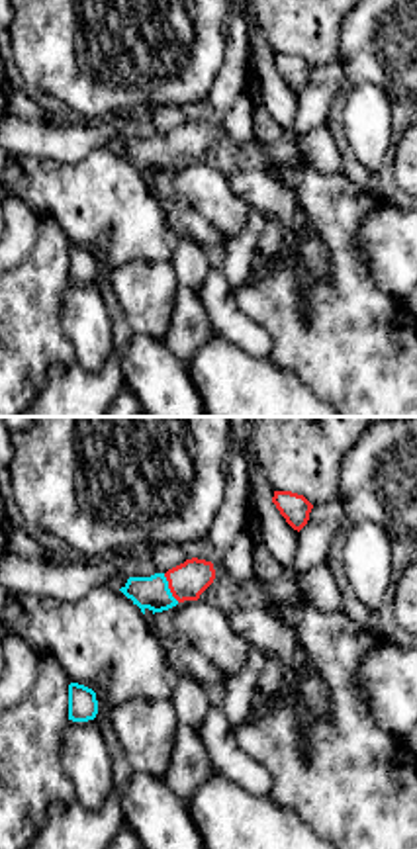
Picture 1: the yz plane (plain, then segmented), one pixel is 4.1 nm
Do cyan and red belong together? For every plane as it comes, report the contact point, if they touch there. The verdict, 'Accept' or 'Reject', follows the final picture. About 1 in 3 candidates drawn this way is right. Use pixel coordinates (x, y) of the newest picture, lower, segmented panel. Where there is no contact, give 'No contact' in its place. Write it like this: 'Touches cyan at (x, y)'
Touches cyan at (167, 587)

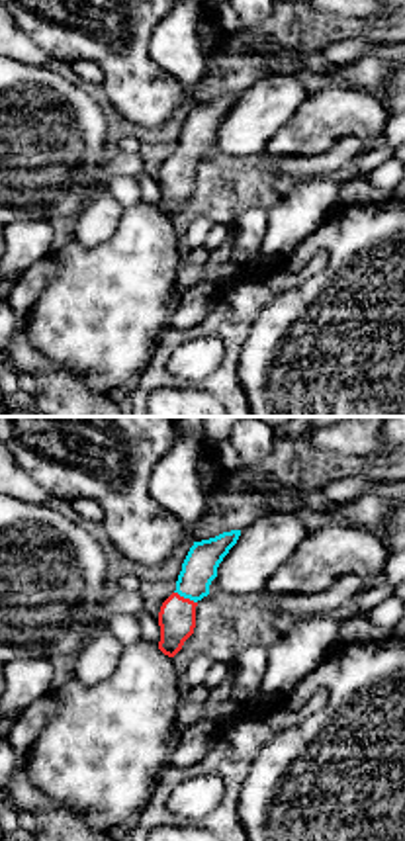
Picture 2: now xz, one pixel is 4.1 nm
Touches cyan at (186, 597)

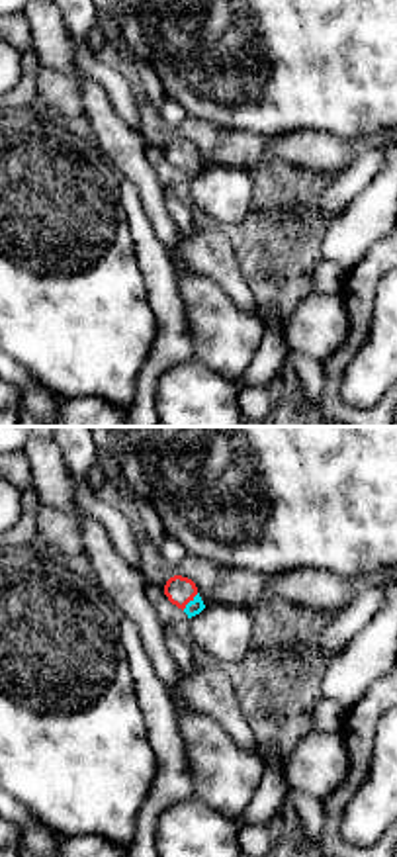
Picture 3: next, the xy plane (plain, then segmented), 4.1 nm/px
Touches cyan at (190, 601)

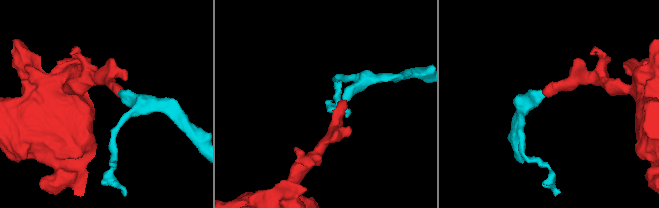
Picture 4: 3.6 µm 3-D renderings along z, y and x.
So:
Accept

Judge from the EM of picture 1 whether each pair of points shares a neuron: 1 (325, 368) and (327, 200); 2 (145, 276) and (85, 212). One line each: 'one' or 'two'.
1: one
2: two

